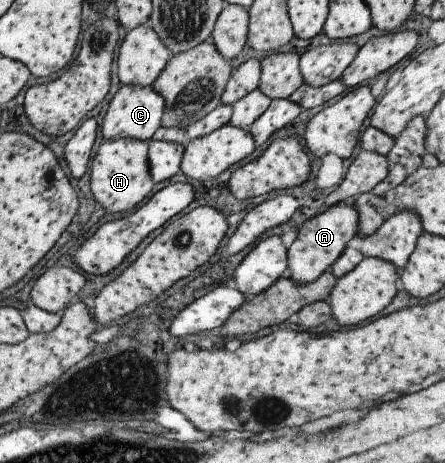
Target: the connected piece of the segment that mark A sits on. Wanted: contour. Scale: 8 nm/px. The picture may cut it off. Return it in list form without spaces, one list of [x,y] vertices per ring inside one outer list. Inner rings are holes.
[[[346,201],[338,202],[319,215],[307,219],[298,231],[298,237],[288,248],[288,267],[296,283],[310,283],[319,278],[341,256],[347,241],[359,235],[358,210]]]

